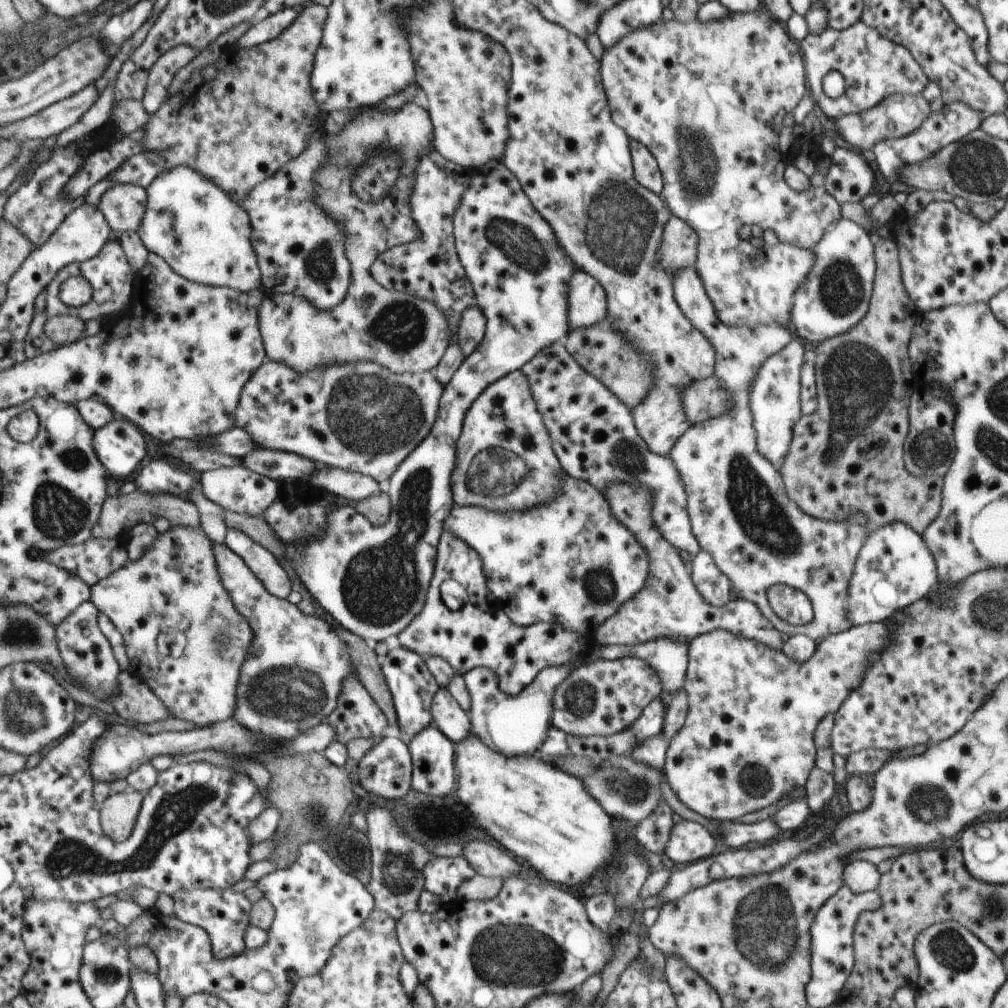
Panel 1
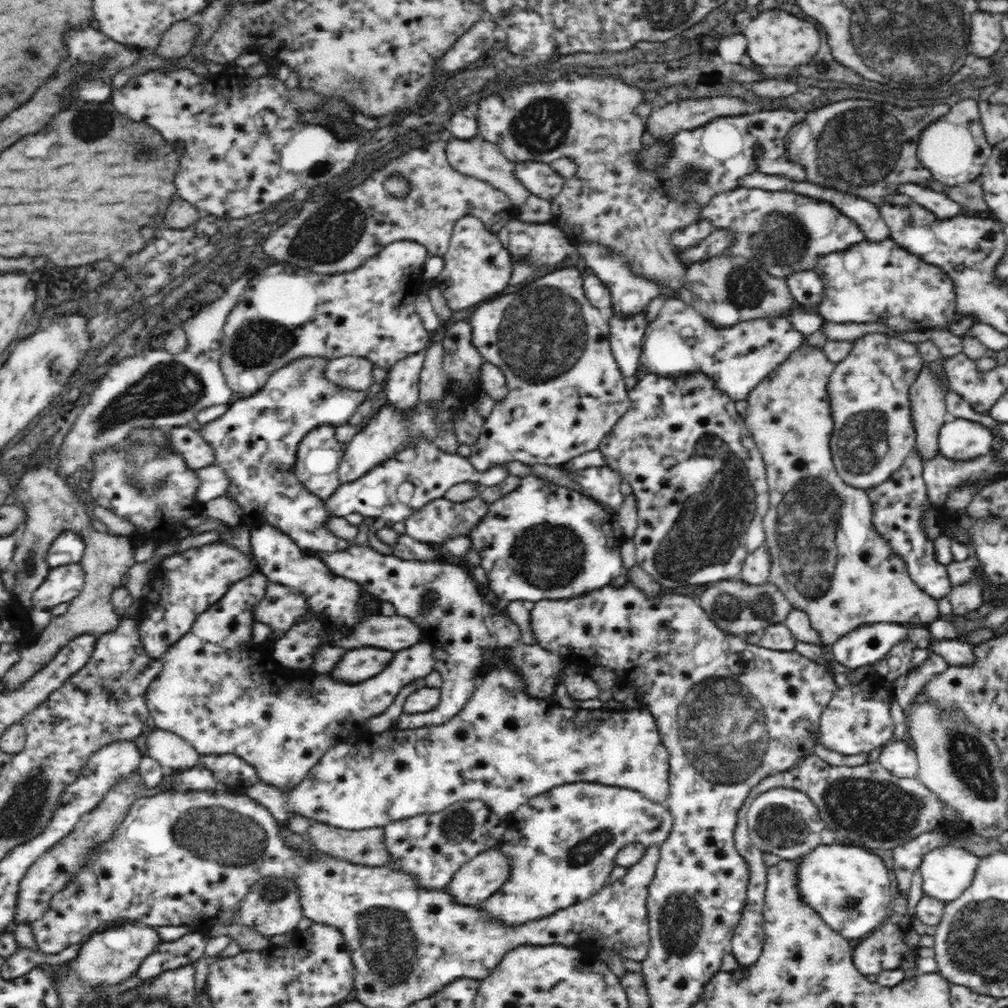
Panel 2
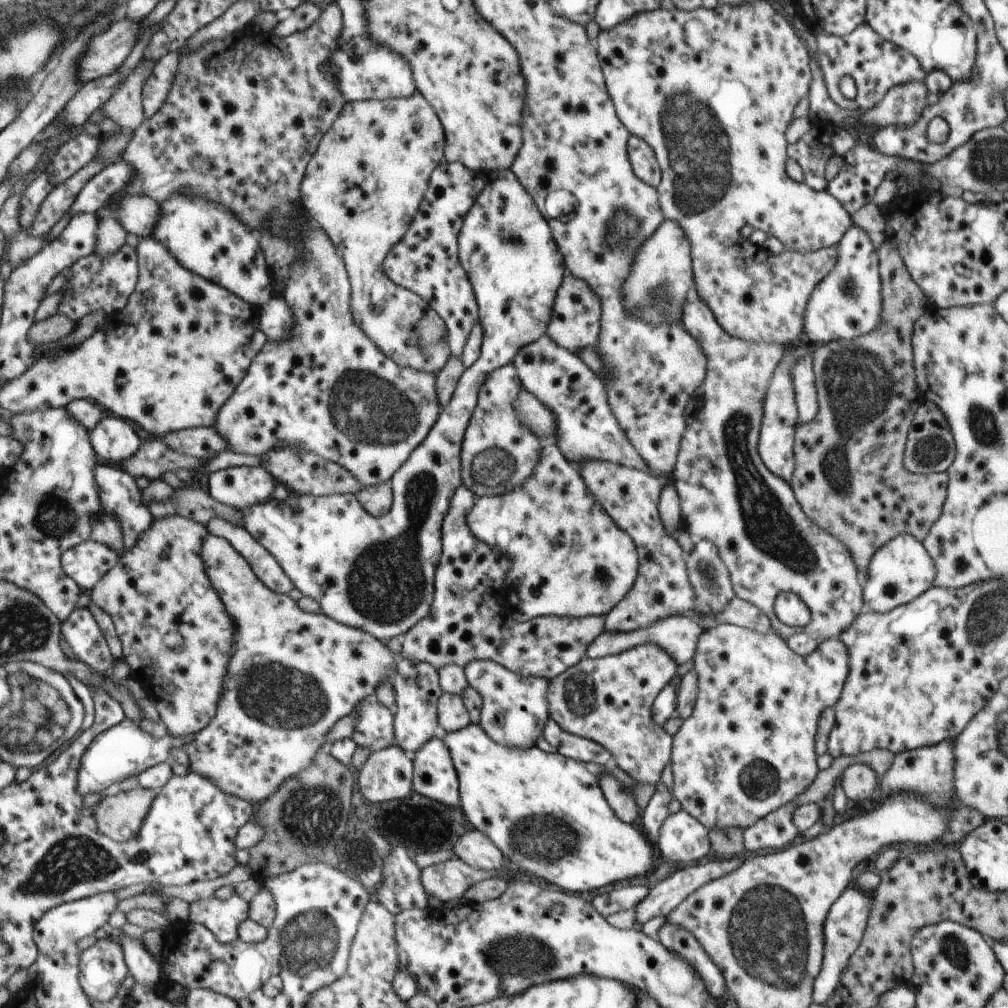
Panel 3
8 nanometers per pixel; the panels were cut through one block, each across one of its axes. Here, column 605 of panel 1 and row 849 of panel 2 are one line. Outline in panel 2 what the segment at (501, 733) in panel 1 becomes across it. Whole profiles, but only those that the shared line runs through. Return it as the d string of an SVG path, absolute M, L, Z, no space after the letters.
M573 782L555 786L546 792L546 794L538 795L530 799L526 804L522 804L506 821L502 838L496 847L509 858L509 877L502 882L497 891L494 891L494 894L491 894L486 900L478 904L478 909L481 910L482 916L486 918L486 921L499 921L502 922L502 925L510 926L512 929L526 925L526 922L532 922L538 918L546 918L546 916L550 916L550 914L554 914L558 910L568 908L568 906L576 904L578 901L593 897L598 890L607 884L610 873L615 867L614 860L616 860L616 854L624 846L633 844L634 842L640 842L646 847L660 846L669 838L672 824L674 824L674 817L672 817L670 809L665 803L652 801L652 799L643 795L640 791L630 790L628 787L606 786L602 783L595 782Z

